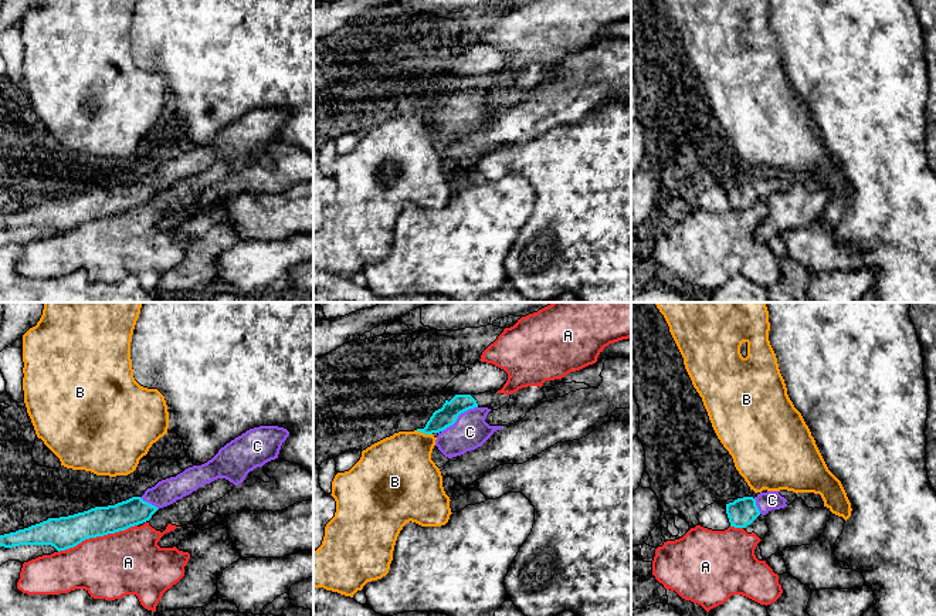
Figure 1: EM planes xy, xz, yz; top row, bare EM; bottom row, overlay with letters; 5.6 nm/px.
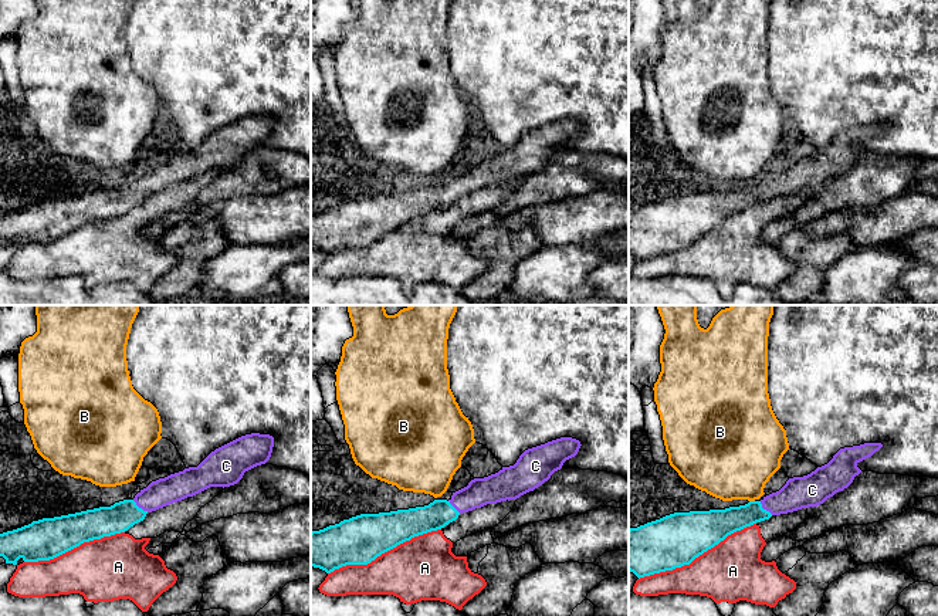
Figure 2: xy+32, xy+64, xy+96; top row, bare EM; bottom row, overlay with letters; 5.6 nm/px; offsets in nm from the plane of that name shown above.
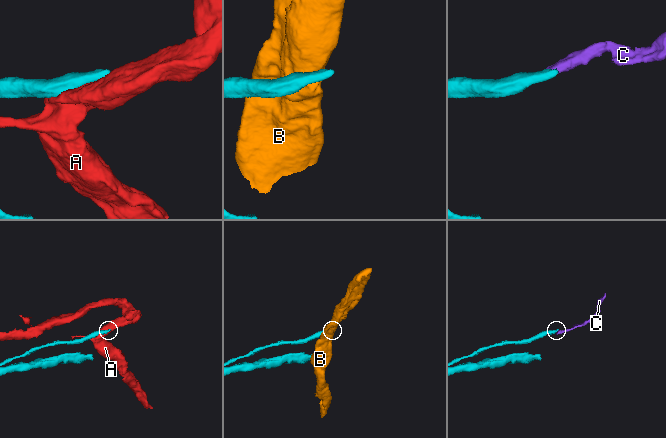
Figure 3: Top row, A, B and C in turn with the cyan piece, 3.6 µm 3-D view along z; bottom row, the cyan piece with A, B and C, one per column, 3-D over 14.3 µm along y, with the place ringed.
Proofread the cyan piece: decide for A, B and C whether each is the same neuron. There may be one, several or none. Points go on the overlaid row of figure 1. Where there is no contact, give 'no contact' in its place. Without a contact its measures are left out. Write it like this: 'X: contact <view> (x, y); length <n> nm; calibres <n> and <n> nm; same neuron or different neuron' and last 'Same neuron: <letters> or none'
A: contact xy (97, 535); length 480 nm; calibres 190 and 360 nm; different neuron
B: contact xz (424, 433); length 100 nm; calibres 120 and 380 nm; different neuron
C: contact xz (458, 415); length 260 nm; calibres 120 and 200 nm; same neuron
Same neuron: C

